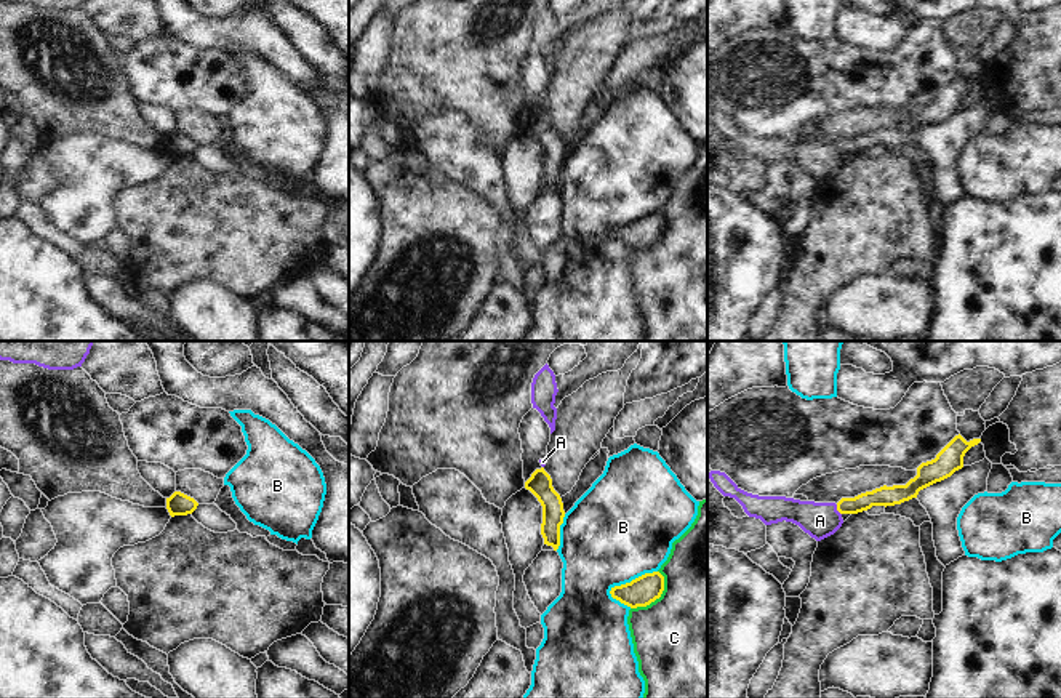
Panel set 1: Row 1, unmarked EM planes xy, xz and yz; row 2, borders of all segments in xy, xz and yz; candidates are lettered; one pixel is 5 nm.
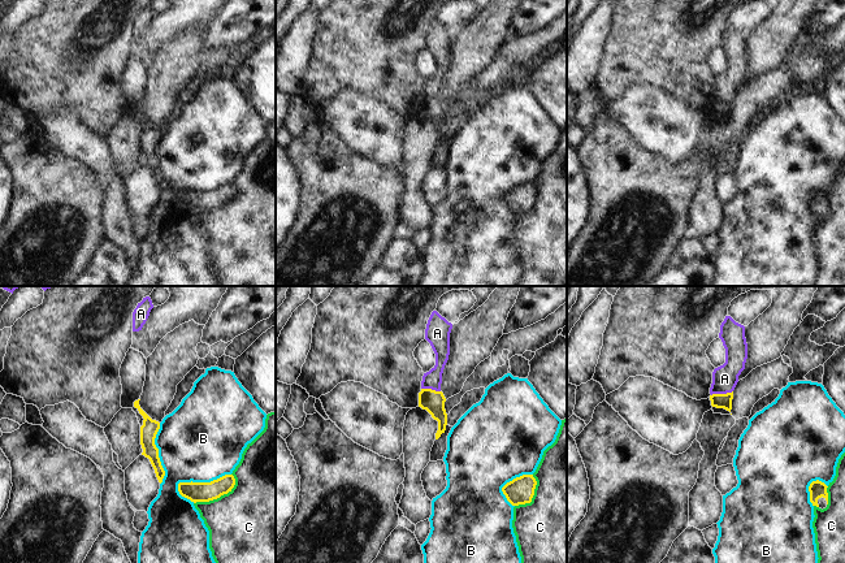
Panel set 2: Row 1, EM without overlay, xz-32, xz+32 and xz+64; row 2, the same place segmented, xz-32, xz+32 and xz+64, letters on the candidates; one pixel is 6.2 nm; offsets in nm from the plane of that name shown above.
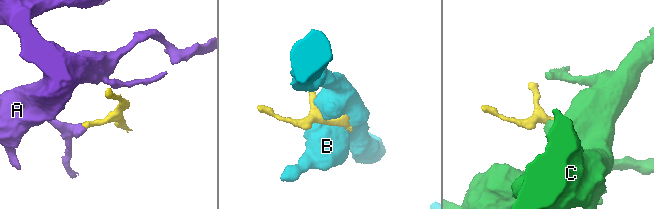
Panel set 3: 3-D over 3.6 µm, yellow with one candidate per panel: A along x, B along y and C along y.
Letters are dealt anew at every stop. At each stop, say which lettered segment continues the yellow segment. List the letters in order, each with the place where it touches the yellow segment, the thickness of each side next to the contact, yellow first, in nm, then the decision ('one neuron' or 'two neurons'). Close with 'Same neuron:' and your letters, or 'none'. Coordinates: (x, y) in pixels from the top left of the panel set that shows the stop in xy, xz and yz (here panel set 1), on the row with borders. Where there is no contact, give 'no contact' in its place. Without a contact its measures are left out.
A: meets yellow in yz at (837, 509); 100 nm thick on the yellow side, 180 nm on the other; two neurons
B: meets yellow in xz at (632, 580); 150 nm thick on the yellow side, 500 nm on the other; two neurons
C: meets yellow in xz at (658, 597); 150 nm thick on the yellow side, 500 nm on the other; two neurons
Same neuron: none

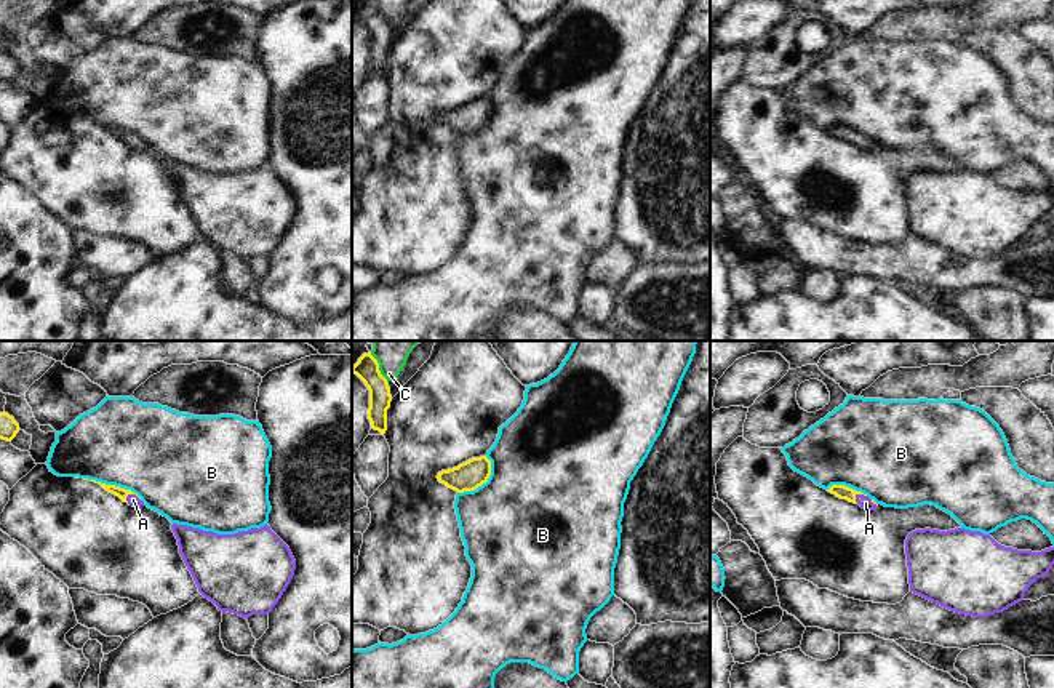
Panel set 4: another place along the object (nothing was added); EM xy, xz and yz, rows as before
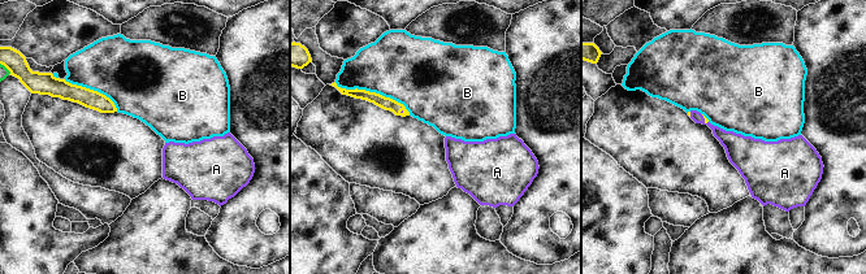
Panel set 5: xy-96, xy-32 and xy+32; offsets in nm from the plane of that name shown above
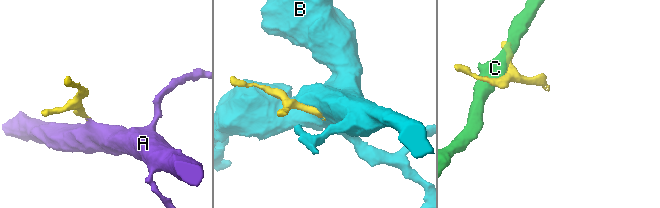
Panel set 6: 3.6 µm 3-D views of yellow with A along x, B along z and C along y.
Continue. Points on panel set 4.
A: meets yellow in xy at (133, 493); 60 nm thick on the yellow side, 60 nm on the other; one neuron
B: meets yellow in xz at (485, 482); 150 nm thick on the yellow side, 500 nm on the other; two neurons
C: meets yellow in xz at (378, 368); 120 nm thick on the yellow side, 200 nm on the other; two neurons
Same neuron: A

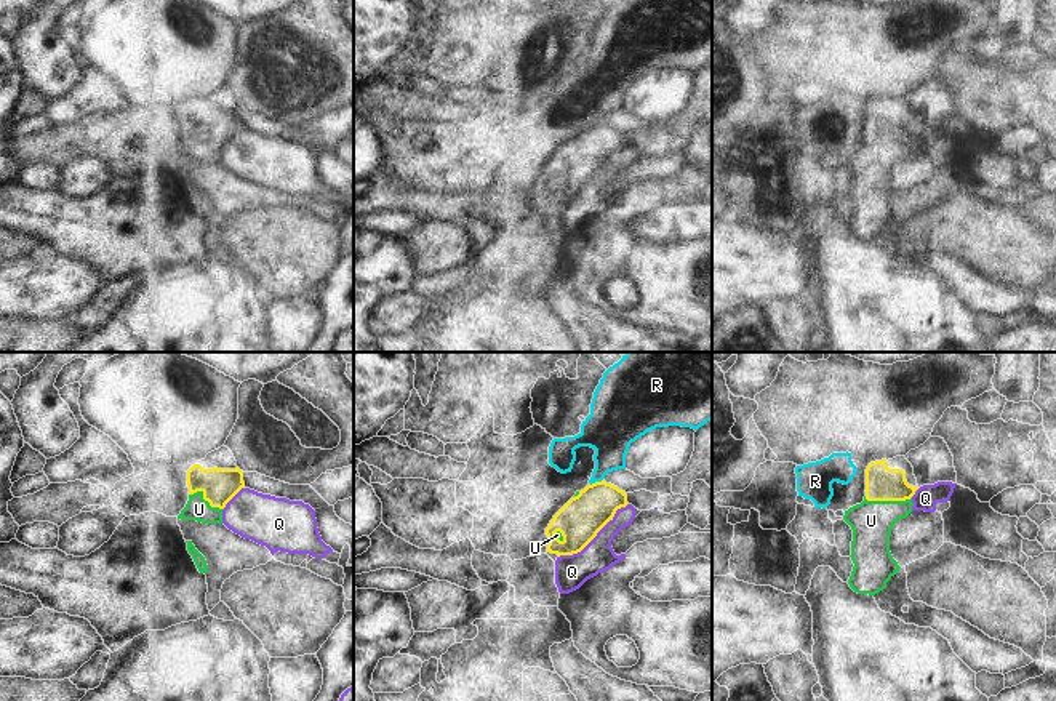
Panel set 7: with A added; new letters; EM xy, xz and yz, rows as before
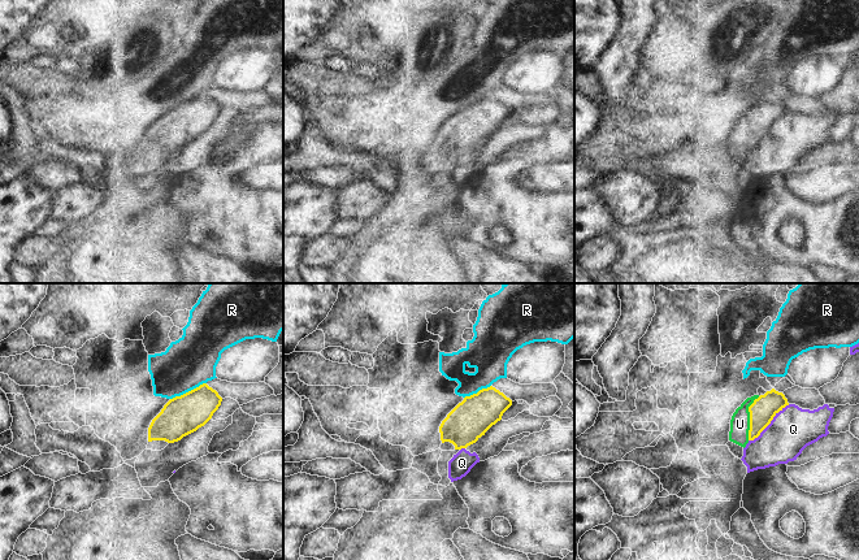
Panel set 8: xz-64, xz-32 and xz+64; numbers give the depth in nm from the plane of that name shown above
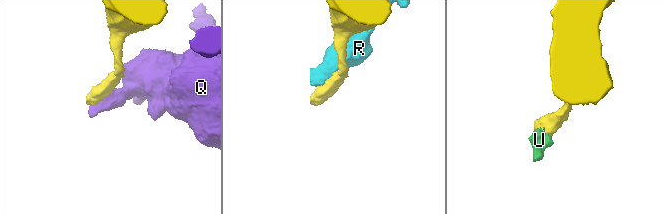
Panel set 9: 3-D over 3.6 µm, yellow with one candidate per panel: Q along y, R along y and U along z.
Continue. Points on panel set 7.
Q: meets yellow in xz at (594, 536); 220 nm thick on the yellow side, 170 nm on the other; two neurons
R: meets yellow in xz at (596, 482); 220 nm thick on the yellow side, 220 nm on the other; two neurons
U: meets yellow in yz at (887, 500); 180 nm thick on the yellow side, 200 nm on the other; one neuron
Same neuron: U

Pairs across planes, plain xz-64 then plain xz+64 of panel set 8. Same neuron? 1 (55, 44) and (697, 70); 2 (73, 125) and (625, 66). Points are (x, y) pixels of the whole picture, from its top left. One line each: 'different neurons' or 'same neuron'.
1: same neuron
2: different neurons

